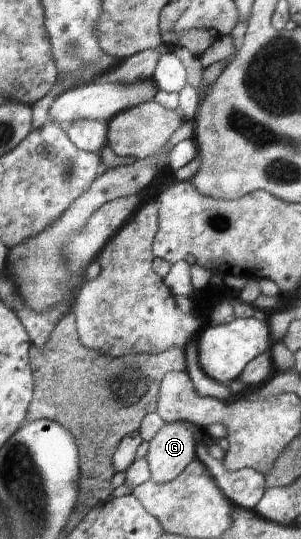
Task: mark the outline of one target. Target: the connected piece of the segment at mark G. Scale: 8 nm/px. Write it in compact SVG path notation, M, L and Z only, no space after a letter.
M183 420L165 422L149 442L145 461L149 463L151 481L173 481L195 459L195 433Z

